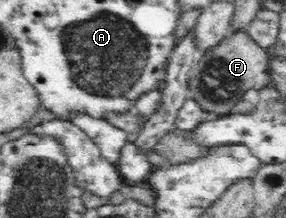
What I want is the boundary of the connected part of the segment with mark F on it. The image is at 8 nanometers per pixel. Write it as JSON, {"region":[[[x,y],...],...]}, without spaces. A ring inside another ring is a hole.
{"region":[[[244,30],[233,31],[217,45],[200,53],[189,78],[191,97],[209,111],[229,114],[233,105],[251,88],[259,88],[266,78],[268,69],[268,52]]]}

